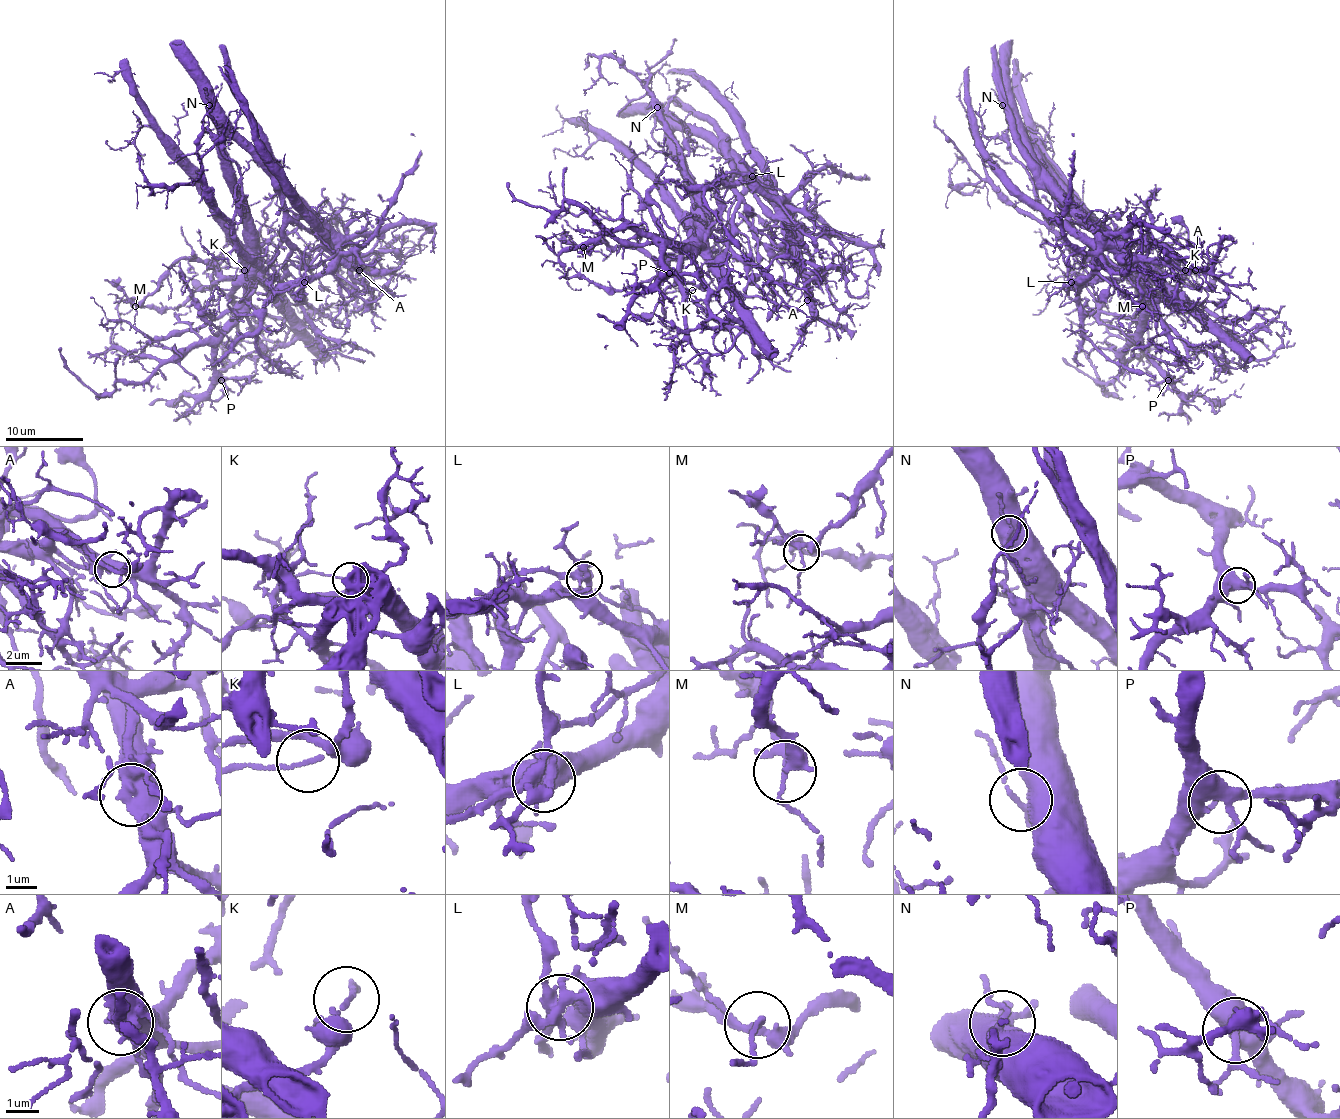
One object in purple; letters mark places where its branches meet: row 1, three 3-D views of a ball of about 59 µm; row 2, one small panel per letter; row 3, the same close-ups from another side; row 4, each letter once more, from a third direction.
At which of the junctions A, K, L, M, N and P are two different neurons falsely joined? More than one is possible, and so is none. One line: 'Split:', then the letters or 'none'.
Split: A, K, L

